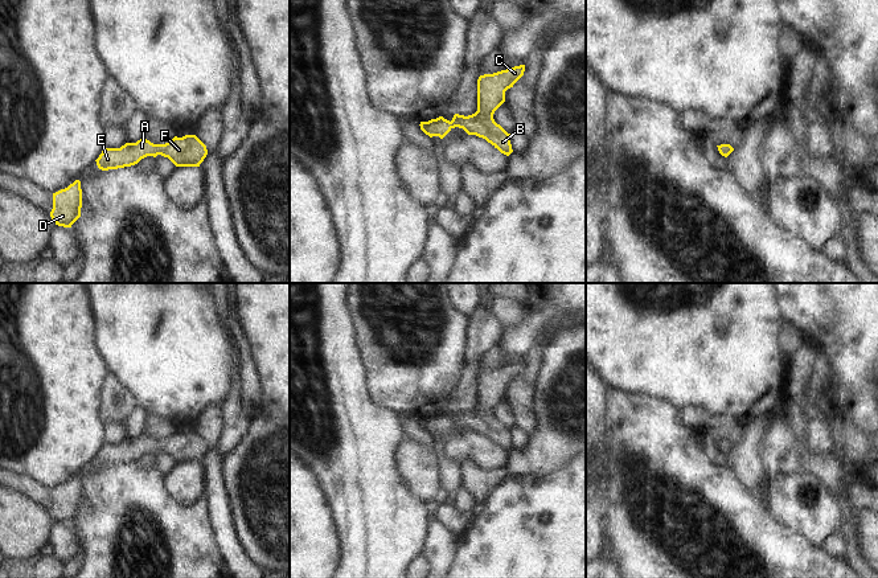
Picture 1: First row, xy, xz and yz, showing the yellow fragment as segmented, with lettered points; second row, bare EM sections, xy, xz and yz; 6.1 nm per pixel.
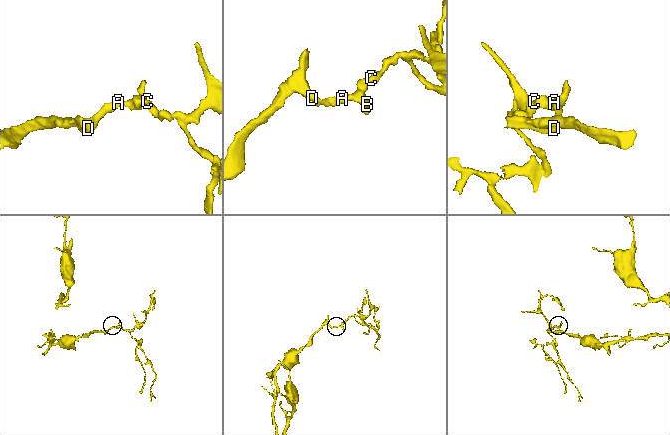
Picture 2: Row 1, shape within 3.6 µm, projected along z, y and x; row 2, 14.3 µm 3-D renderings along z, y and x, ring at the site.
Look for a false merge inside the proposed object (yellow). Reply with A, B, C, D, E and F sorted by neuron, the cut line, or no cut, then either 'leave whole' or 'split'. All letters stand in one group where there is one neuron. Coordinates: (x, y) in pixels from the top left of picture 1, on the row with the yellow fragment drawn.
groups A B C D E F; cut none; leave whole

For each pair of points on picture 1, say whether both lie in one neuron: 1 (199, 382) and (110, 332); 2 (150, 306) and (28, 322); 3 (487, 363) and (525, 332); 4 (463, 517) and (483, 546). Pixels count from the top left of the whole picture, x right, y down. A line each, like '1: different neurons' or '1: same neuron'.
1: same neuron
2: different neurons
3: different neurons
4: different neurons

